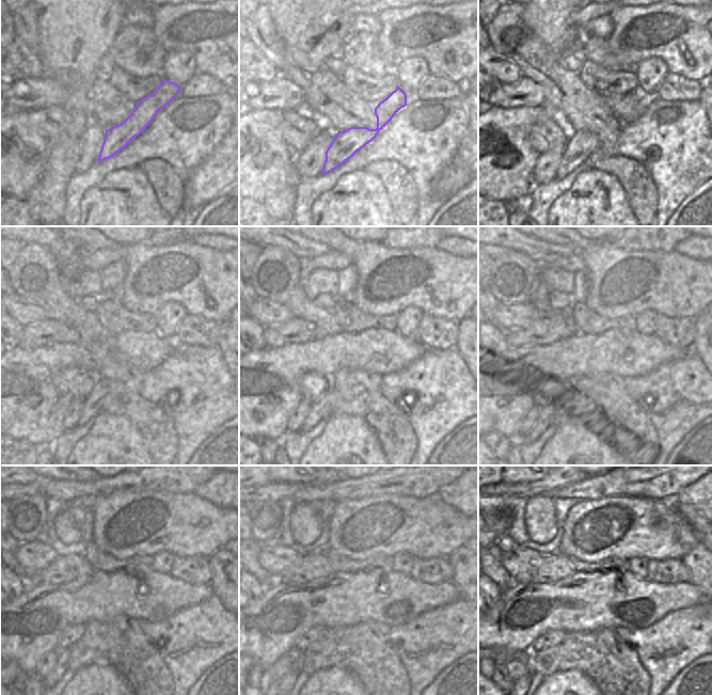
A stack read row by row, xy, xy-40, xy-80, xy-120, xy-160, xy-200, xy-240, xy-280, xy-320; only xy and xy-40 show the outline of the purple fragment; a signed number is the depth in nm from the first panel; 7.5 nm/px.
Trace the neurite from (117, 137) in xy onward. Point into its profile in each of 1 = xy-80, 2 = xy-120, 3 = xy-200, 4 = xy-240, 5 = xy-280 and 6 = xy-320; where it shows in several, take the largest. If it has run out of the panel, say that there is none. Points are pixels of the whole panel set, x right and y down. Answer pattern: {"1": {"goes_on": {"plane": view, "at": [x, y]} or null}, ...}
{"1": {"goes_on": {"plane": "xy-80", "at": [578, 149]}}, "2": {"goes_on": {"plane": "xy-120", "at": [83, 410]}}, "3": {"goes_on": {"plane": "xy-200", "at": [546, 417]}}, "4": {"goes_on": {"plane": "xy-240", "at": [61, 666]}}, "5": {"goes_on": {"plane": "xy-280", "at": [286, 682]}}, "6": {"goes_on": {"plane": "xy-320", "at": [524, 682]}}}

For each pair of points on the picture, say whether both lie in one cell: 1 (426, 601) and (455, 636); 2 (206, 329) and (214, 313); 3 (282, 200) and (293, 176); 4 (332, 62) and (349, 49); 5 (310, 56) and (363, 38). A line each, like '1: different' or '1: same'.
1: different
2: different
3: same
4: different
5: different

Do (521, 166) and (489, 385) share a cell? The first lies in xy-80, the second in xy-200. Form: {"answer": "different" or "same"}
{"answer": "same"}

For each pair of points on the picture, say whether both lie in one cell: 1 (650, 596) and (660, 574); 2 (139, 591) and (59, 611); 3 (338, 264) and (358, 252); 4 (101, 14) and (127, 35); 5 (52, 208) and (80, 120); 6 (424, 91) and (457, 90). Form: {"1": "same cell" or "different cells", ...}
{"1": "different cells", "2": "same cell", "3": "different cells", "4": "different cells", "5": "same cell", "6": "same cell"}

